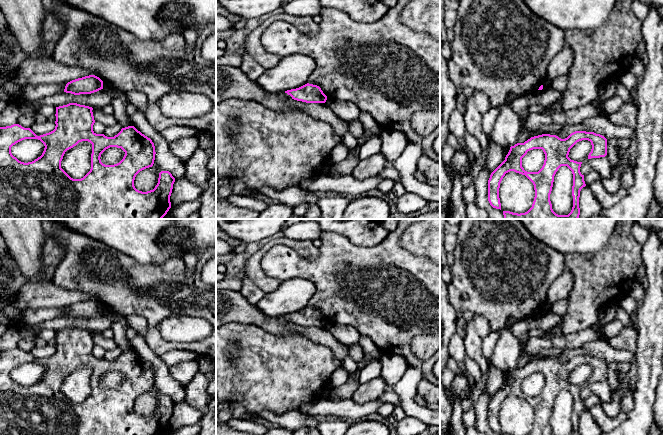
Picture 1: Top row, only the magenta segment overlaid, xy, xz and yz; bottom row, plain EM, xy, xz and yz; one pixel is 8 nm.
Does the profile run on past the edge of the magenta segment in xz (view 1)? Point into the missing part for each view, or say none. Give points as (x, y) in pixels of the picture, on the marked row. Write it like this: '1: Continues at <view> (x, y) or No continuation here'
1: No continuation here

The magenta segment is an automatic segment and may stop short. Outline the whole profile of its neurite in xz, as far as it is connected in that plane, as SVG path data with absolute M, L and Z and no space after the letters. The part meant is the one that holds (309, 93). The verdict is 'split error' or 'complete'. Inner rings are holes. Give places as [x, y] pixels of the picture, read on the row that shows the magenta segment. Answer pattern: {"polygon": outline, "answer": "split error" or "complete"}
{"polygon": "M305 84L299 88L285 91L292 99L306 103L325 103L327 96L321 88L313 84Z", "answer": "complete"}

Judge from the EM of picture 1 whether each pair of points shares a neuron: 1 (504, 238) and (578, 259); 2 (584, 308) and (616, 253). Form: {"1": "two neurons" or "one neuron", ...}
{"1": "two neurons", "2": "one neuron"}

